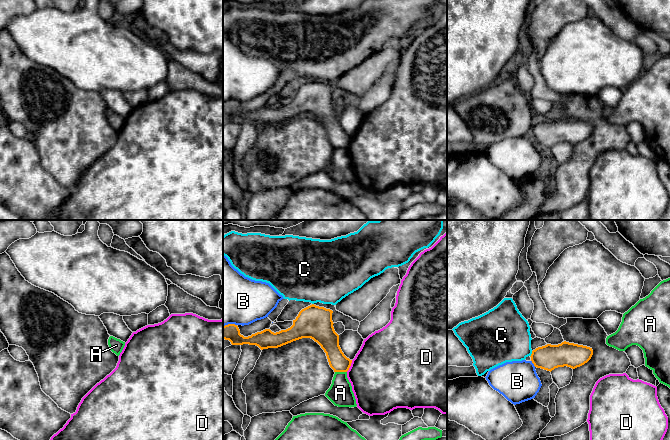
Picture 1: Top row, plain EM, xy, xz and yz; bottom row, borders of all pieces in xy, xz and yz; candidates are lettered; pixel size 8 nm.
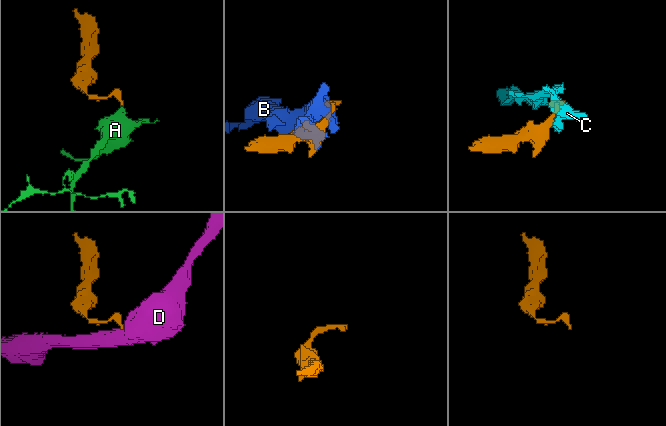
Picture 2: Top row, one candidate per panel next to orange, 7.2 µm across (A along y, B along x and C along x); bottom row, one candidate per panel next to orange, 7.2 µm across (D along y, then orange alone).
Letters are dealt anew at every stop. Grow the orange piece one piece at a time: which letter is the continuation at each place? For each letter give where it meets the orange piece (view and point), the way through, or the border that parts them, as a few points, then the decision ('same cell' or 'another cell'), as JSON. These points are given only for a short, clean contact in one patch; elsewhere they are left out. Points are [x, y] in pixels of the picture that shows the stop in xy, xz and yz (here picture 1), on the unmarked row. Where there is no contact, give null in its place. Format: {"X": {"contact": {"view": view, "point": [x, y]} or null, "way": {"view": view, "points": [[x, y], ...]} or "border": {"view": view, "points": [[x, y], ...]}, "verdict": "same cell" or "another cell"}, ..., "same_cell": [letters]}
{"A": {"contact": {"view": "xz", "point": [341, 147]}, "border": {"view": "xz", "points": [[335, 147], [346, 148]]}, "verdict": "another cell"}, "B": {"contact": {"view": "yz", "point": [532, 138]}, "verdict": "another cell"}, "C": {"contact": {"view": "yz", "point": [531, 130]}, "border": {"view": "yz", "points": [[532, 127], [530, 132]]}, "verdict": "another cell"}, "D": {"contact": {"view": "xz", "point": [349, 142]}, "border": {"view": "xz", "points": [[352, 136], [346, 147]]}, "verdict": "another cell"}, "same_cell": []}

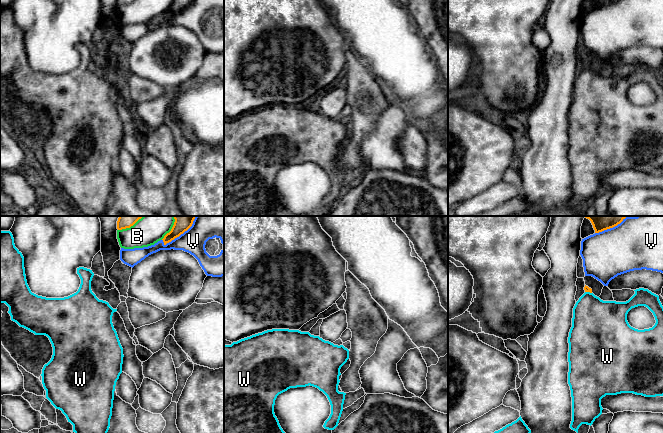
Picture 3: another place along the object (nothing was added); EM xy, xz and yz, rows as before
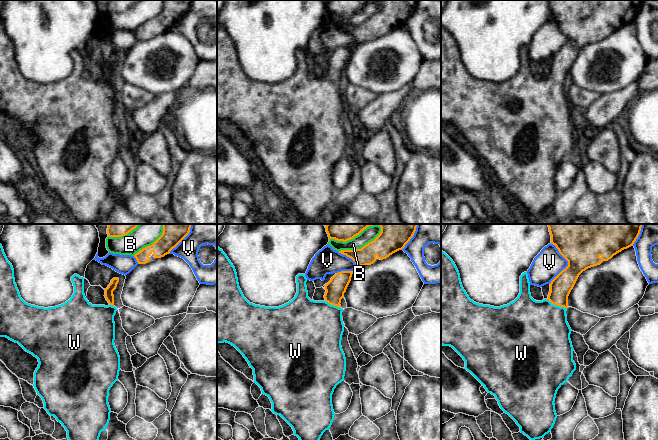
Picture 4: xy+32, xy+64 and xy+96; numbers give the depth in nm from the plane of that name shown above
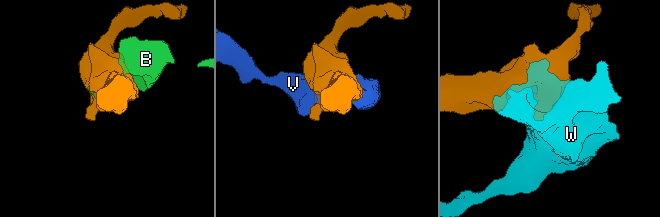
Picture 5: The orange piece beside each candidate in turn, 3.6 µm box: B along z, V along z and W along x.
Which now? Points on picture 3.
{"B": {"contact": {"view": "xy", "point": [169, 8]}, "verdict": "another cell"}, "V": {"contact": {"view": "xy", "point": [177, 12]}, "verdict": "another cell"}, "W": {"contact": {"view": "yz", "point": [588, 67]}, "way": {"view": "yz", "points": [[586, 64], [588, 67], [589, 87], [595, 97]]}, "verdict": "same cell"}, "same_cell": ["W"]}

